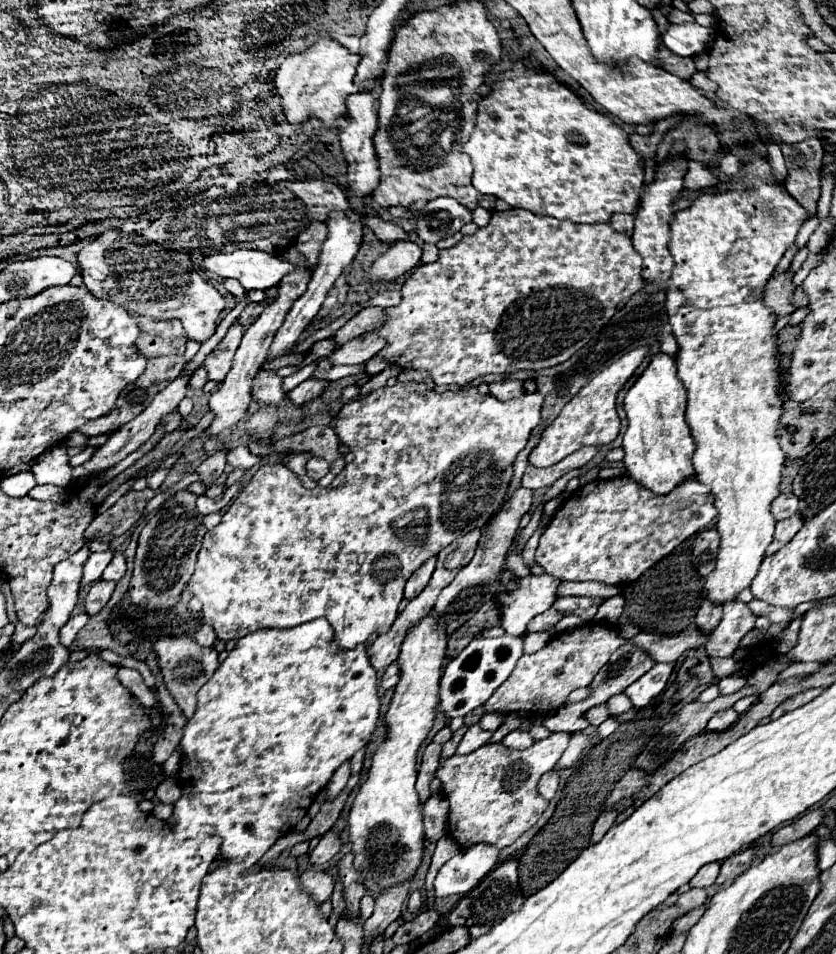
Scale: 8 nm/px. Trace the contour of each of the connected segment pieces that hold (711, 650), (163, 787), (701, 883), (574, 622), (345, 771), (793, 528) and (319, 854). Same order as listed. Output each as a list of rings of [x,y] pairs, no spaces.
[[[732,600],[726,602],[724,614],[716,630],[708,636],[706,642],[706,654],[708,656],[730,656],[734,654],[734,648],[738,646],[740,638],[754,628],[754,614],[744,602]]]
[[[166,778],[156,786],[156,800],[162,804],[174,804],[176,798],[180,798],[180,784],[174,778]]]
[[[712,862],[710,866],[702,866],[702,870],[698,870],[698,874],[690,880],[692,888],[708,888],[714,884],[716,876],[720,870],[720,862]]]
[[[562,616],[554,628],[556,628],[556,632],[570,632],[570,630],[578,628],[580,624],[582,624],[580,616]]]
[[[349,761],[343,763],[333,774],[331,780],[327,784],[327,792],[329,794],[327,801],[332,802],[338,794],[346,786],[348,779],[350,777],[351,770]]]
[[[794,514],[794,516],[790,516],[788,520],[780,520],[780,522],[776,524],[774,540],[772,540],[772,544],[768,546],[766,556],[770,556],[770,554],[778,552],[786,542],[790,542],[790,540],[794,538],[794,534],[802,528],[802,524],[804,524],[804,518],[802,518],[800,514]]]
[[[326,832],[326,834],[320,838],[318,846],[310,852],[310,864],[312,864],[312,866],[322,866],[322,864],[326,864],[338,850],[340,850],[340,840],[338,840],[338,836],[332,834],[332,832]]]

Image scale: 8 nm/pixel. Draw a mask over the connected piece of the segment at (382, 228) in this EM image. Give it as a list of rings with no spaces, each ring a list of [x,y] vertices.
[[[372,218],[372,222],[368,224],[368,228],[376,234],[376,238],[380,238],[380,240],[384,240],[384,242],[388,242],[388,244],[392,244],[394,240],[402,240],[402,238],[408,238],[408,234],[400,228],[400,226],[396,226],[396,224],[392,224],[392,222],[386,222],[386,220],[382,220],[382,218]]]

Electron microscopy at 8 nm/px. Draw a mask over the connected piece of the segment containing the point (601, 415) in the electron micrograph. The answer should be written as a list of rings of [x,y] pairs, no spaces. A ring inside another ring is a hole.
[[[638,346],[634,350],[630,350],[628,354],[624,354],[620,360],[616,360],[614,364],[610,364],[608,368],[600,370],[590,384],[586,384],[558,414],[558,418],[542,432],[538,446],[530,452],[530,464],[544,468],[544,466],[552,466],[556,462],[560,462],[562,458],[566,458],[568,454],[576,452],[578,448],[590,444],[590,446],[602,446],[602,444],[610,444],[618,432],[620,432],[620,418],[616,412],[616,398],[618,392],[622,390],[622,386],[628,382],[628,378],[634,374],[634,370],[642,364],[644,356],[648,352],[648,346]]]

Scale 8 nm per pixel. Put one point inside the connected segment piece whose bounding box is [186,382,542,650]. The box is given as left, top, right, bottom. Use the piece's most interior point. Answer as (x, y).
(428, 467)

